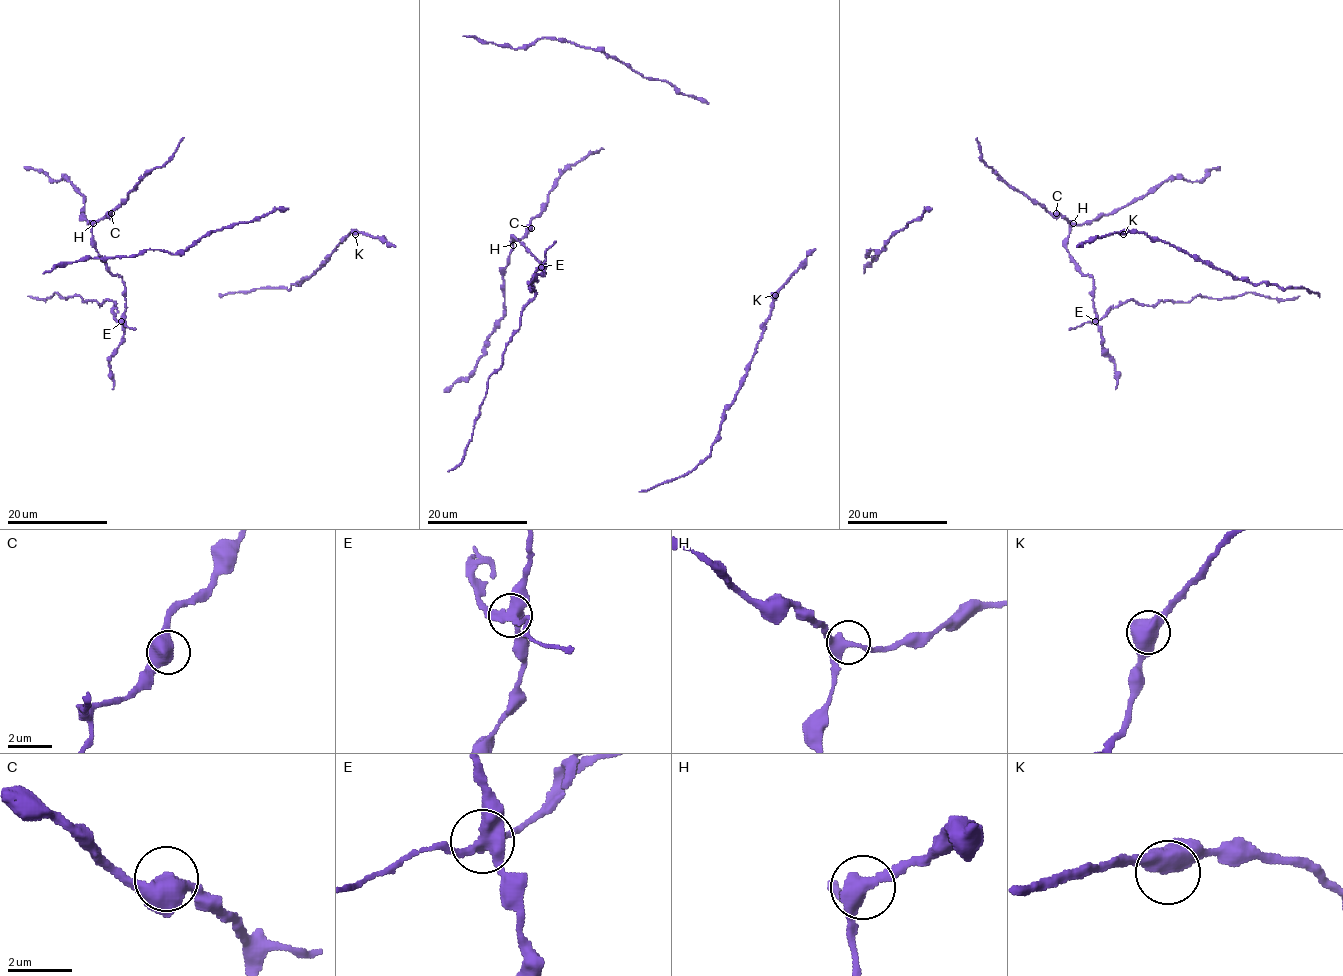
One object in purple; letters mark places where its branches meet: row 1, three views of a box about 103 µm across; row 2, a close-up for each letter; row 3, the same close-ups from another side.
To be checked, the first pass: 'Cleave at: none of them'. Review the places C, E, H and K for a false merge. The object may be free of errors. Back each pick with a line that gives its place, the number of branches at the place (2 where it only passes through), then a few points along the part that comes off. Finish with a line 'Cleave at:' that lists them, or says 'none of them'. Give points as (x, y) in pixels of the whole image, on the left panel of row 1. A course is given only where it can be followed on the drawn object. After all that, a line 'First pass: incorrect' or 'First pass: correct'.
E: place (121, 321); branches 4; course (121, 321), (109, 300), (99, 306), (55, 292), (44, 300), (28, 296)
Cleave at: E
First pass: incorrect

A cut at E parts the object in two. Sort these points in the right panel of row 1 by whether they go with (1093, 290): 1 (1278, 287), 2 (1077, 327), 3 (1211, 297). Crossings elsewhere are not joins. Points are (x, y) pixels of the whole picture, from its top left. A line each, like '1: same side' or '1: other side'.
1: same side
2: other side
3: other side

